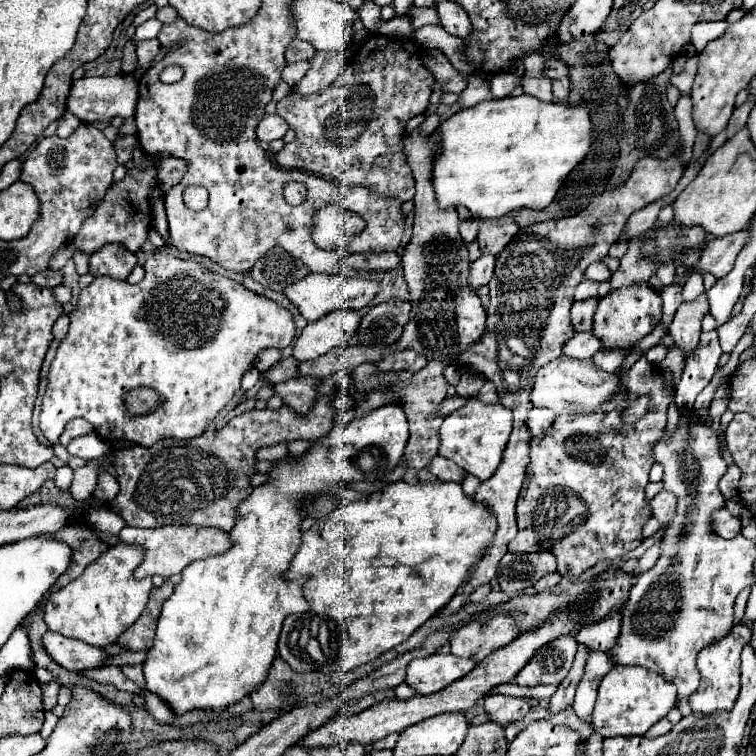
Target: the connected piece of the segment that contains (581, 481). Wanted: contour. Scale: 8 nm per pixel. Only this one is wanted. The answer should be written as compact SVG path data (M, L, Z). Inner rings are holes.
M644 356L622 372L622 388L626 388L632 396L648 394L652 398L650 412L636 424L622 426L620 414L624 398L614 398L594 412L558 414L548 432L532 438L530 464L526 468L524 484L516 502L518 534L508 544L510 552L550 550L558 560L560 574L566 578L574 578L596 562L614 560L640 544L640 530L650 518L650 506L644 498L644 488L648 484L648 474L654 464L652 444L658 442L662 436L670 400L664 392L662 372L652 366Z

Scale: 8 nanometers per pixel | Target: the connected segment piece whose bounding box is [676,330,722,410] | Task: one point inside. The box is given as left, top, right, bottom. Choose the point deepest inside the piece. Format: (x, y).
(700, 367)

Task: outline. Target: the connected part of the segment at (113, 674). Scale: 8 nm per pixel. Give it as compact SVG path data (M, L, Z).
M106 666L106 668L96 668L96 670L88 670L88 672L82 672L86 674L88 678L96 680L96 682L110 682L114 684L116 688L120 690L128 690L128 692L134 692L134 694L140 694L140 686L132 680L128 680L122 670L118 666Z

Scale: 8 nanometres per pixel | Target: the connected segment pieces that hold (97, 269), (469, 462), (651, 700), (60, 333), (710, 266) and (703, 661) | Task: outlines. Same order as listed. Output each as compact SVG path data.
M106 244L90 256L90 274L94 276L112 276L126 280L126 276L136 266L136 256L128 252L122 244Z
M470 398L460 410L444 416L442 426L438 430L440 438L440 454L450 458L466 472L478 476L480 480L488 480L500 464L502 450L508 442L512 430L512 414L502 404L484 404L476 398Z
M616 664L606 674L598 688L598 698L592 714L592 728L600 736L642 736L652 724L664 718L676 704L676 686L654 674L652 670L638 666Z
M63 314L61 317L57 319L52 330L54 340L64 339L68 332L69 324L70 318L67 314Z
M748 228L734 232L734 234L726 234L722 238L710 240L706 250L700 256L700 266L696 270L702 274L712 272L716 278L726 276L732 270L736 256L740 254L740 250L744 248L744 244L748 240L750 240Z
M736 624L730 634L720 638L718 642L712 642L710 646L702 648L698 654L698 668L702 674L698 690L690 696L690 708L692 712L712 714L718 710L730 710L738 698L740 690L740 652L746 642L750 642L752 628L748 624Z

